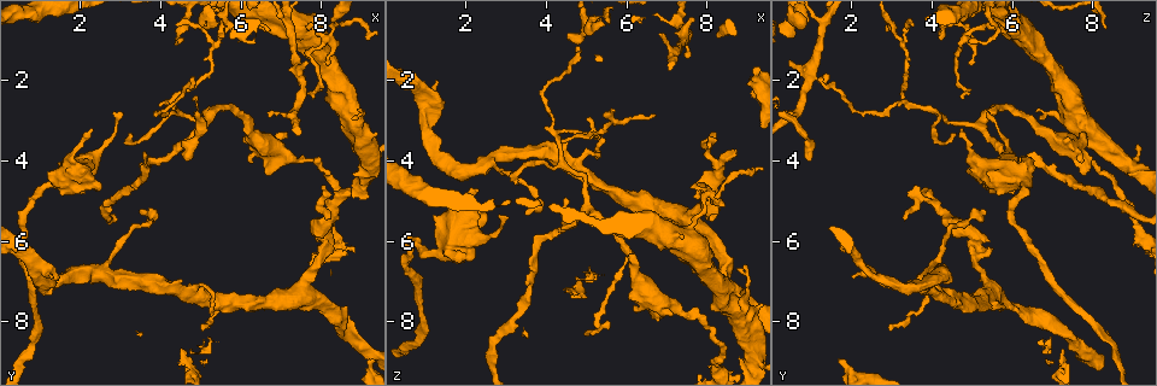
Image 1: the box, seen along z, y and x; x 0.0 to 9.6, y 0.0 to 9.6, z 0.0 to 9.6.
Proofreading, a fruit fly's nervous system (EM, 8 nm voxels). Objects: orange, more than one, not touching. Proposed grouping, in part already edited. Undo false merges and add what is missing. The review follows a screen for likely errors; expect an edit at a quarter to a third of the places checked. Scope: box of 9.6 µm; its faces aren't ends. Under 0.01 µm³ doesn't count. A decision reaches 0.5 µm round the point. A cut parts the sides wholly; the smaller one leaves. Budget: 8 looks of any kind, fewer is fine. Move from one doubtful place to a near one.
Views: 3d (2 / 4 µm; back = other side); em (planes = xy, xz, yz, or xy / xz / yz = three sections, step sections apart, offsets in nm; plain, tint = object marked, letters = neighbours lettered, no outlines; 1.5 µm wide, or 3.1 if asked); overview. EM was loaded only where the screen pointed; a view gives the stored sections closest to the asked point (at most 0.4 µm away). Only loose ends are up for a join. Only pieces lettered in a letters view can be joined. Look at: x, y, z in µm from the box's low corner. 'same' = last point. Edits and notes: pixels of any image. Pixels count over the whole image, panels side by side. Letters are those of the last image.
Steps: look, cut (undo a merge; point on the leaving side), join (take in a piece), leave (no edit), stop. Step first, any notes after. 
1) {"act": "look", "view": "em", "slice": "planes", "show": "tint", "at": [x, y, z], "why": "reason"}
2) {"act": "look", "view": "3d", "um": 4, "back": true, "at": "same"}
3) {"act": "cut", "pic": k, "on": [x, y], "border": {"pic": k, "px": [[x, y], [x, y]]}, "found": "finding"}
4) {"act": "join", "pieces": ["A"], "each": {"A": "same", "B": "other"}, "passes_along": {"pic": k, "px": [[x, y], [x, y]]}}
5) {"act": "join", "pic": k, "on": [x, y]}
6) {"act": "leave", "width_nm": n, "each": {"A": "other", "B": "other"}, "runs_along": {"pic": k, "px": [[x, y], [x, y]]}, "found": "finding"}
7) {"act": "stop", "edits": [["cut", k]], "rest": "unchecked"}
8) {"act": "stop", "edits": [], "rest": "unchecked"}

{"act": "look", "view": "em", "slice": "xy", "step": 4, "show": "letters", "at": [2.00, 4.00, 6.45], "why": "thick end"}

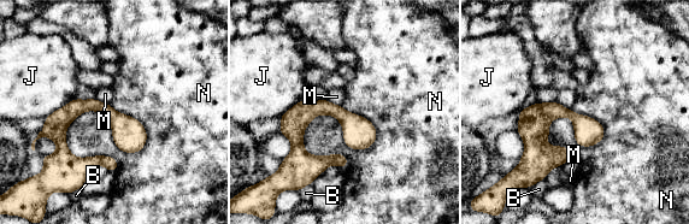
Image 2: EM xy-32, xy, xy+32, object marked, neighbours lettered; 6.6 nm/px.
{"act": "leave", "each": {"B": "other", "J": "other", "M": "other", "N": "other"}, "found": "no lettered piece goes on from it"}

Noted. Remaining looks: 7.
{"act": "look", "view": "em", "slice": "xz", "step": 8, "show": "tint", "at": [3.45, 5.25, 5.30]}

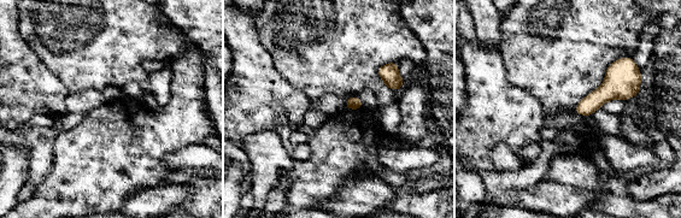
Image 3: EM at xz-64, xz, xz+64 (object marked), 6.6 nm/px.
{"act": "look", "view": "em", "slice": "planes", "show": "letters", "at": "same"}

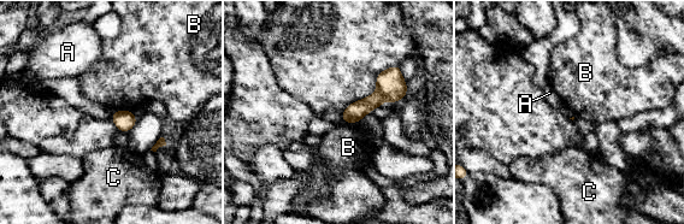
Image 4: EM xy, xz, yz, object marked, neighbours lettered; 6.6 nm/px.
{"act": "leave", "longest_contact_nm": ["B", 140], "each": {"A": "other", "B": "other", "C": "other"}, "border": {"pic": 4, "px": [[113, 110], [130, 110], [133, 112]]}, "found": "none of them fits"}

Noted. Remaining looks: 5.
{"act": "look", "view": "3d", "um": 4, "at": [2.80, 2.85, 5.35], "why": "free end"}

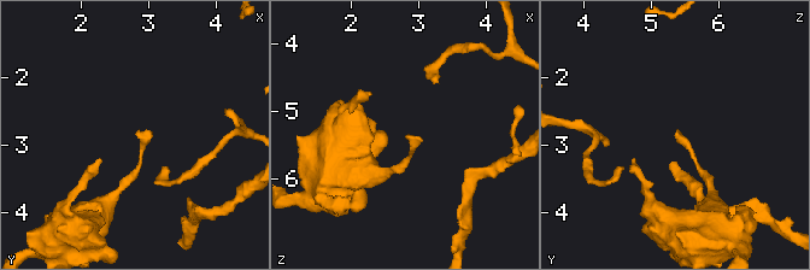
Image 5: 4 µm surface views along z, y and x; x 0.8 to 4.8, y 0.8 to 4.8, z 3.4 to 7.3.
{"act": "look", "view": "em", "slice": "xz", "step": 4, "show": "letters", "at": [2.85, 2.85, 5.35], "why": "now the EM"}

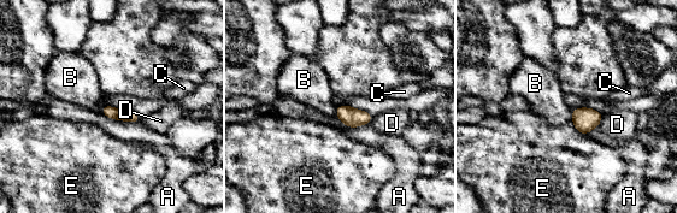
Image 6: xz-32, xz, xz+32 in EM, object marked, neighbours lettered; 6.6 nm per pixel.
{"act": "look", "view": "em", "slice": "planes", "show": "letters", "at": "same", "why": "another direction"}

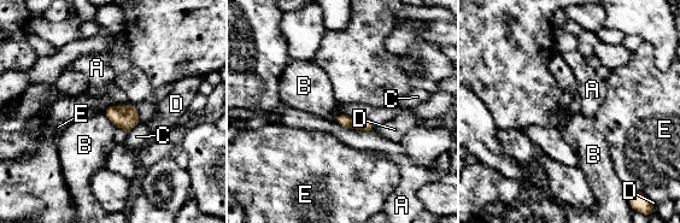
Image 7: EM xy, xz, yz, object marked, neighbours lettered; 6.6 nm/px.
{"act": "leave", "each": {"A": "other", "B": "other", "C": "other", "D": "other", "E": "other"}, "border": {"pic": 7, "px": [[103, 112], [115, 127]]}, "found": "none of them fits"}

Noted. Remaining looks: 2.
{"act": "stop", "edits": [], "rest": "unchecked"}

